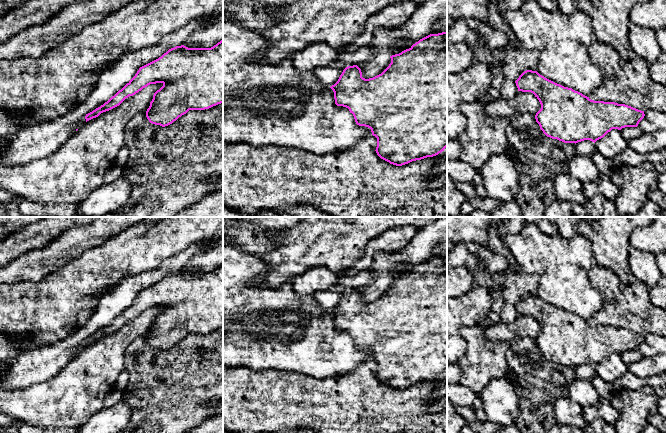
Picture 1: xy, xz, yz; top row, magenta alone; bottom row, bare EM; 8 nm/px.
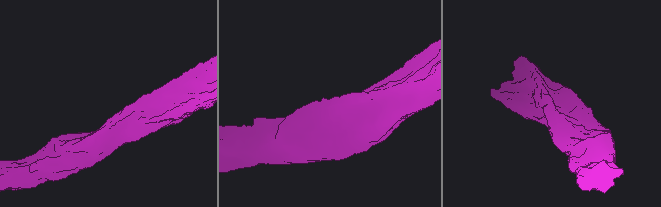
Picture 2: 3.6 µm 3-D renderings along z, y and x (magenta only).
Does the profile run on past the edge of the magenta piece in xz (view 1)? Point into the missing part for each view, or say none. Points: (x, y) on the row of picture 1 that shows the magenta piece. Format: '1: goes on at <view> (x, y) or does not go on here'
1: does not go on here

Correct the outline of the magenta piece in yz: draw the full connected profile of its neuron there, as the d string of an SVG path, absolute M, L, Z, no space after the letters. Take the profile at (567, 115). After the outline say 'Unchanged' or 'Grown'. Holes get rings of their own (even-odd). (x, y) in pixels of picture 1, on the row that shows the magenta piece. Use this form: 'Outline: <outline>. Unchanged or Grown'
Outline: M526 70L515 81L518 91L531 92L539 100L541 109L535 119L543 133L564 143L578 143L584 140L596 142L612 129L637 127L644 118L644 111L615 102L594 101L572 88L557 84L537 71Z. Unchanged

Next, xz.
Outline: M447 32L430 34L390 58L389 66L369 79L362 77L357 65L348 66L330 88L336 105L348 108L357 125L371 129L377 138L377 155L390 164L402 166L436 156L447 147Z. Unchanged

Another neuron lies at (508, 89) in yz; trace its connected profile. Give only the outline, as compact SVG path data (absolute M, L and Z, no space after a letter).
M504 80L501 86L501 98L509 101L518 92L516 83L512 80Z

